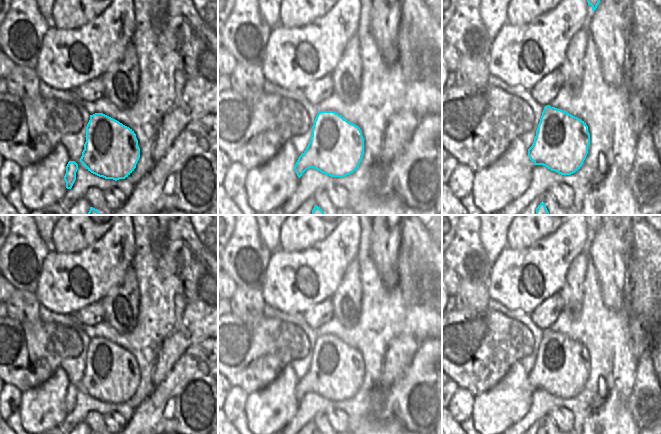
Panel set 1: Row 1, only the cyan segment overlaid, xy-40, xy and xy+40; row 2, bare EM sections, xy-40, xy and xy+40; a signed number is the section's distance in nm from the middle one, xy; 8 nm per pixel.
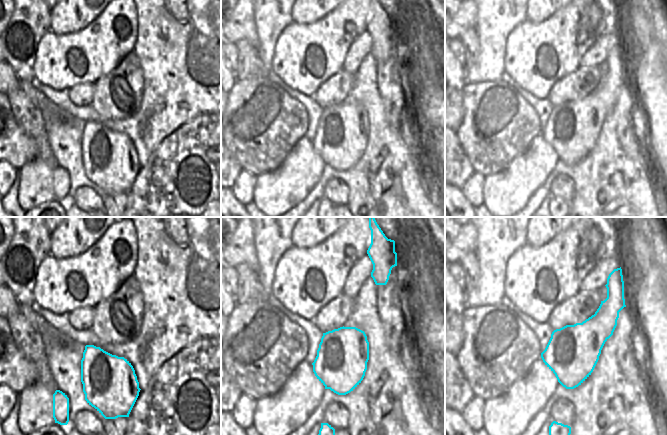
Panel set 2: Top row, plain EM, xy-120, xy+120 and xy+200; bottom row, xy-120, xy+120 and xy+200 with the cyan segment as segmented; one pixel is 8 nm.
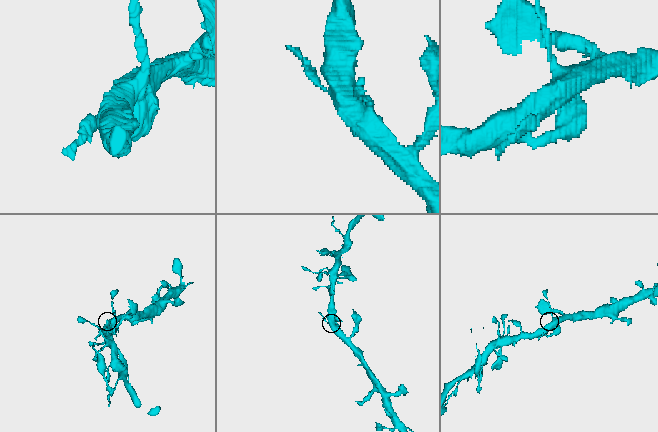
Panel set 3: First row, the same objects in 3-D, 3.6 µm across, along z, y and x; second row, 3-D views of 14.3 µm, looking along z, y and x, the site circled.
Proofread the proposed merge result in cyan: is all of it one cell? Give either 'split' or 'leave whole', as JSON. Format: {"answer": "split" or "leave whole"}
{"answer": "leave whole"}

